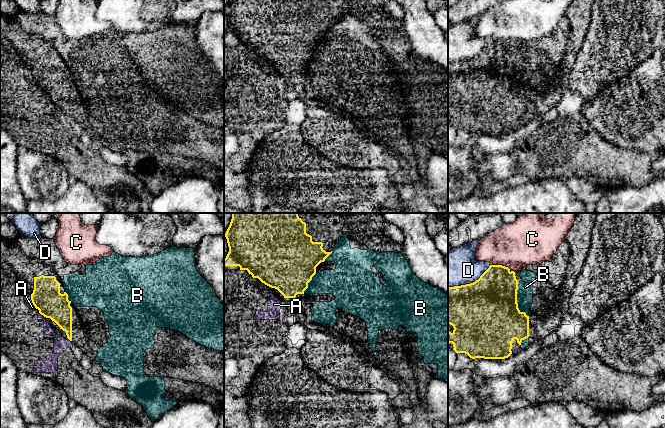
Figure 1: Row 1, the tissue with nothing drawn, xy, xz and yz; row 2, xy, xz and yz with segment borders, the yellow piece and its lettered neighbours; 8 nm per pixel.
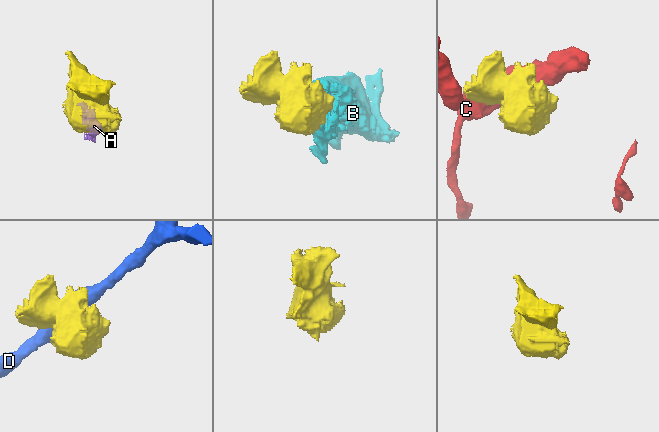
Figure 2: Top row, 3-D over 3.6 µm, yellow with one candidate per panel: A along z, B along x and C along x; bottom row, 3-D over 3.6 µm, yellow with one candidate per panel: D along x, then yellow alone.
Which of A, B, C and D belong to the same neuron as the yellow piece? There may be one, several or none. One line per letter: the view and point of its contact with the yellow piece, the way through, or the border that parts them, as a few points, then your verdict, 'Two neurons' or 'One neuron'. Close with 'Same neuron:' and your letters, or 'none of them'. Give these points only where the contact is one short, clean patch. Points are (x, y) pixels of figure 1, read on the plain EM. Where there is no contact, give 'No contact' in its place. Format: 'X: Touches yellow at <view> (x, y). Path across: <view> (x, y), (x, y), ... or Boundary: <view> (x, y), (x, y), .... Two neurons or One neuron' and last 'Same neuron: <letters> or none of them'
A: Touches yellow at xy (43, 91). Two neurons
B: Touches yellow at yz (516, 76). One neuron
C: Touches yellow at yz (501, 41). Two neurons
D: Touches yellow at yz (470, 59). Two neurons
Same neuron: B

